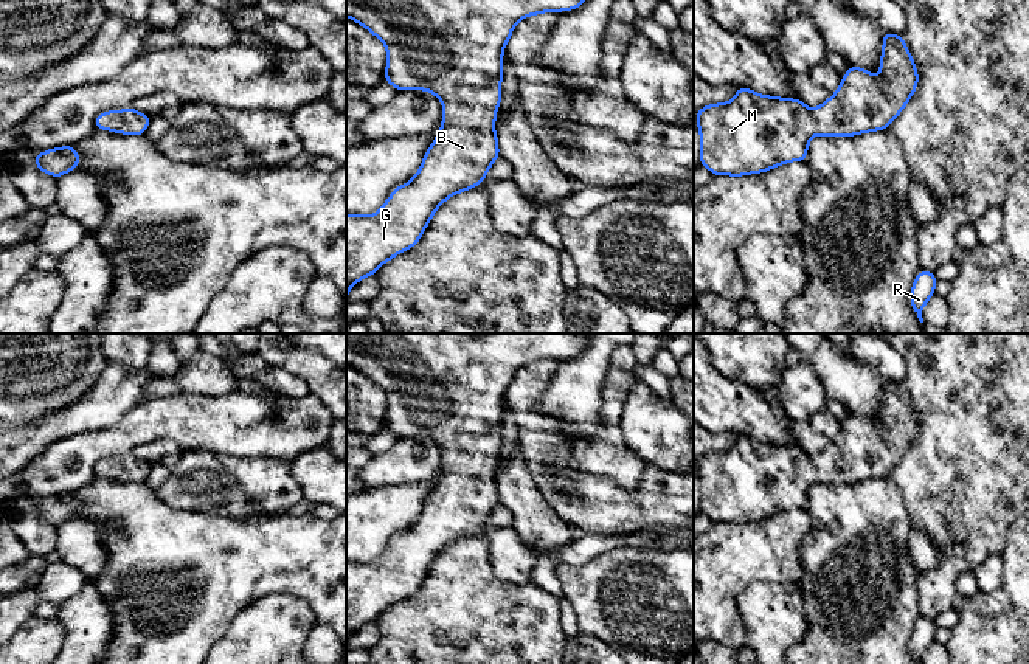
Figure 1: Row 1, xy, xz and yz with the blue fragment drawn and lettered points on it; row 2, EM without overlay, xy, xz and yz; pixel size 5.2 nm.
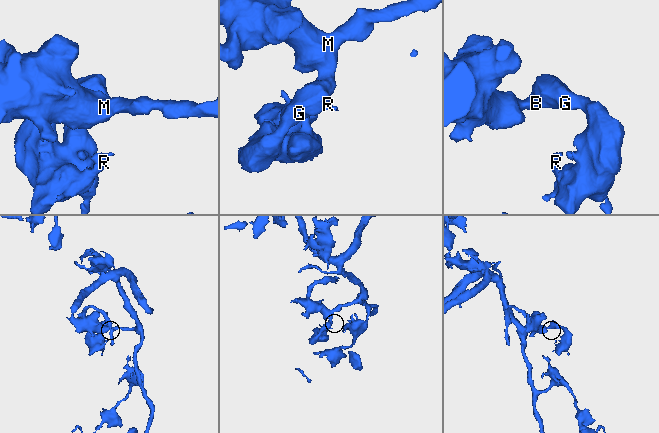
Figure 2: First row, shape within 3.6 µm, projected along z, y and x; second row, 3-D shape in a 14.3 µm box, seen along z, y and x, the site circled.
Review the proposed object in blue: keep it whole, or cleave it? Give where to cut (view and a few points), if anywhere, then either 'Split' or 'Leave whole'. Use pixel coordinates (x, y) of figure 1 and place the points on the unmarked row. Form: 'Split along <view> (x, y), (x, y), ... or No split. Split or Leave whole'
No split. Leave whole

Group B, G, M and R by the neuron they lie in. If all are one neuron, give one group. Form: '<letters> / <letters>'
B G M R

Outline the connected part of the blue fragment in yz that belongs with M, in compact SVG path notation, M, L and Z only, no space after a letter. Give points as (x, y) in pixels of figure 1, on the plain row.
M883 380L880 424L851 413L838 437L815 458L801 447L778 445L737 436L729 450L709 451L697 458L700 512L714 523L748 523L770 518L790 509L806 509L809 489L818 481L854 484L886 478L909 450L919 431L917 416L902 383Z

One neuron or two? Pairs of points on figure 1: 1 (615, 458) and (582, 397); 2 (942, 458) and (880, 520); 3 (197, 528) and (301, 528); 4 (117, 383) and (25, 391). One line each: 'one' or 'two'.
1: two
2: two
3: one
4: two

